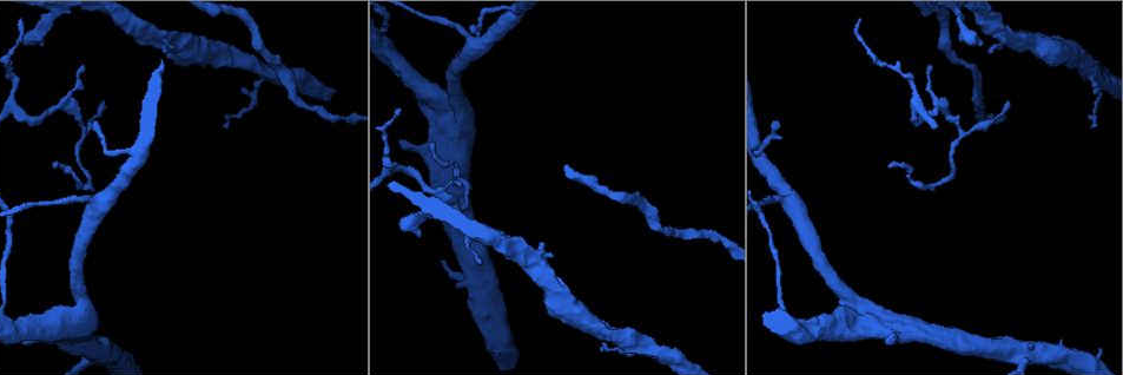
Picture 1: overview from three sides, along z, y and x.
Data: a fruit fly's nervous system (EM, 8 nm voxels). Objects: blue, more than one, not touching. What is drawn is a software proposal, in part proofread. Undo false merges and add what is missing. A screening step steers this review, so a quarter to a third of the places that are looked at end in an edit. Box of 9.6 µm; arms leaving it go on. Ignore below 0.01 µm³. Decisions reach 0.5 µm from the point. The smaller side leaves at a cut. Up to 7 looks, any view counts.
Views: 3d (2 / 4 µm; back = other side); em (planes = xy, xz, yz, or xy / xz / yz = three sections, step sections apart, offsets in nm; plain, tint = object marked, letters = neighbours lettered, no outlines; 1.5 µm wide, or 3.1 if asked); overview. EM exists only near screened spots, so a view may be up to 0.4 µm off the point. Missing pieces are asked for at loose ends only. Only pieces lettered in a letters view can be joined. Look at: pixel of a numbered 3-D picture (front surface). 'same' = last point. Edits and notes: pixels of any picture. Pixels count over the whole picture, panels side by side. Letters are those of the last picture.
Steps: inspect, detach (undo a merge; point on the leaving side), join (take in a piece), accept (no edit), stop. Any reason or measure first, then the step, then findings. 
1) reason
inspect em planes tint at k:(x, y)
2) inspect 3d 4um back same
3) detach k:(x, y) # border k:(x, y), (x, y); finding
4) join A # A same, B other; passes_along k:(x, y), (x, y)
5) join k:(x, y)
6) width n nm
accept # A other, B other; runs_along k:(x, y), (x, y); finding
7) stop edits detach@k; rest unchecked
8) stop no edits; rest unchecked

inspect 3d 2um at 1:(1008, 102)

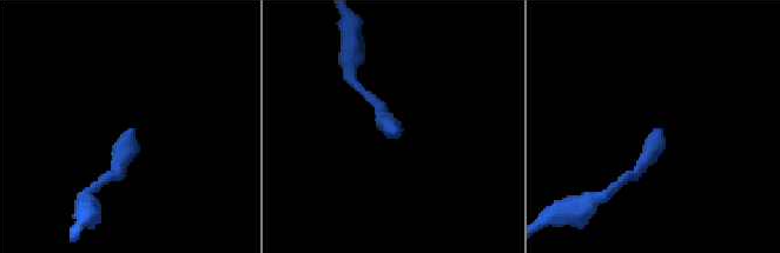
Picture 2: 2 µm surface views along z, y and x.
now the EM
inspect em yz step 4 letters at 2:(659, 133)

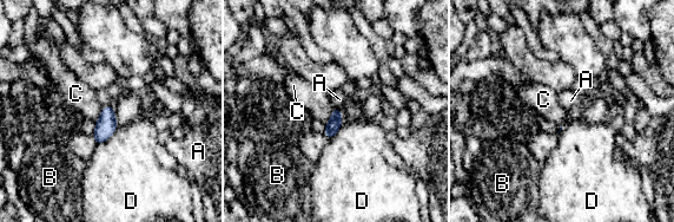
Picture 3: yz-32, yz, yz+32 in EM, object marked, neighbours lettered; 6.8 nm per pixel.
longest_contact D 200 nm
accept # A other, B other, C other, D other; border 3:(334, 108), (326, 123); no lettered piece goes on from it

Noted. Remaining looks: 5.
tapers out
inspect em planes letters at 1:(930, 66)

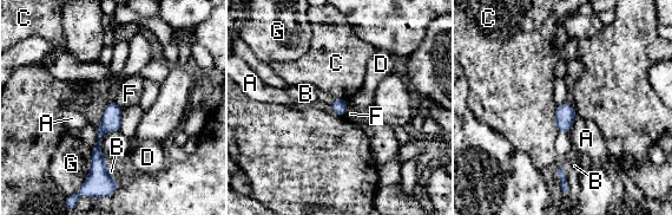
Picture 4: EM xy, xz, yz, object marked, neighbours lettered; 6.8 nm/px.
width 100 nm
accept # A other, B other, C other, D other, F other, G other; runs_along 4:(113, 105), (98, 143), (107, 178); no lettered piece goes on from it

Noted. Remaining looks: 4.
inspect em planes letters at 1:(886, 339)

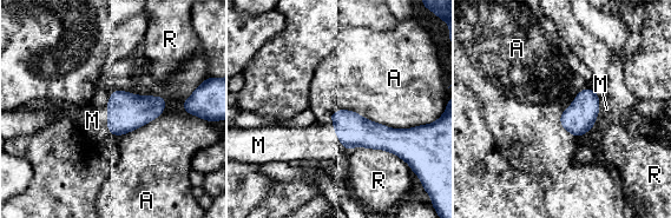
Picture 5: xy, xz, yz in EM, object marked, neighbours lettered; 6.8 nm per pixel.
join M # A other, M same, R other; it goes on there

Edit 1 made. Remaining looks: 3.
stop edits join@5; rest unchecked

